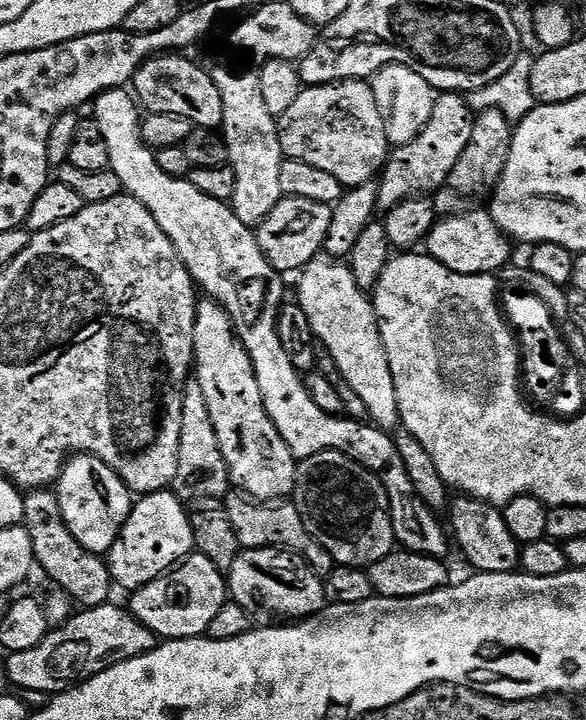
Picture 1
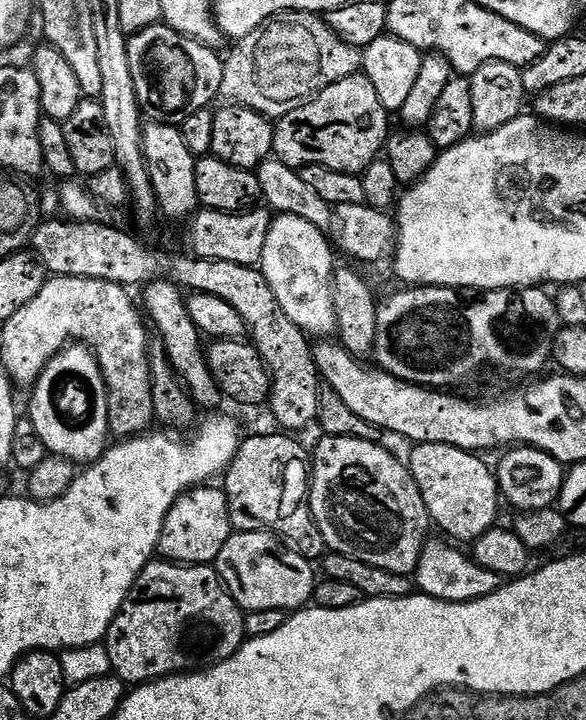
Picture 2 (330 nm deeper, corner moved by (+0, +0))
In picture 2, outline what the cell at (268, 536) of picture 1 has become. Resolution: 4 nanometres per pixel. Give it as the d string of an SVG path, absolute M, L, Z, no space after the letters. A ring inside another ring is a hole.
M288 434L249 435L241 439L240 449L234 454L227 472L223 473L222 491L228 499L235 531L270 532L302 558L320 562L326 555L326 545L308 504L310 452L296 440L299 439Z

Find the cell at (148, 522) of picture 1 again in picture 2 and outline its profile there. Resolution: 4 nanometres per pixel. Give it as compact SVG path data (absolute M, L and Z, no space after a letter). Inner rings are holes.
M197 486L179 496L166 514L160 535L159 555L165 561L191 566L215 565L222 546L232 537L233 527L226 494L219 487Z

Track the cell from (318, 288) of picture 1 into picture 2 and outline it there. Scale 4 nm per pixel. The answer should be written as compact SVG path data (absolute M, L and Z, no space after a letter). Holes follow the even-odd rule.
M277 215L270 226L270 234L266 234L266 246L262 246L262 258L258 265L260 271L266 282L270 282L270 290L274 290L282 310L309 338L337 335L332 274L338 264L332 261L332 252L334 248L325 229L297 216Z

